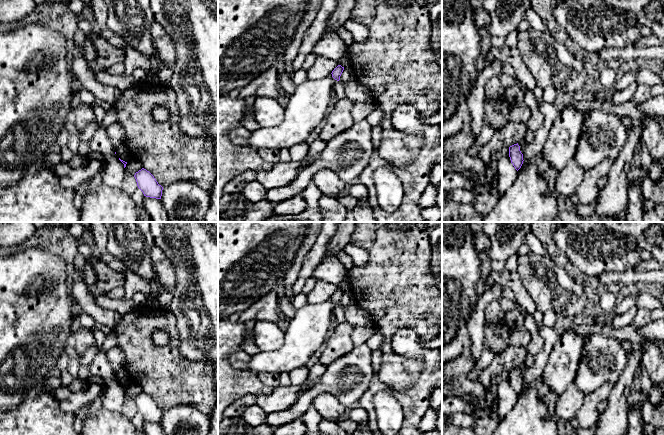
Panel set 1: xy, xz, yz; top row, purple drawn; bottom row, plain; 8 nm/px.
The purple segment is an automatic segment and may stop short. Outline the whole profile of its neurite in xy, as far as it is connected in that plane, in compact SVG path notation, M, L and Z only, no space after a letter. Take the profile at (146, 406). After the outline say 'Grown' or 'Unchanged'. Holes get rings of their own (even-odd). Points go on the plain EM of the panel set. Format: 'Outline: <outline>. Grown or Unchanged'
Outline: M142 392L135 397L134 401L138 412L143 416L144 420L161 423L163 411L158 408L149 395Z. Unchanged

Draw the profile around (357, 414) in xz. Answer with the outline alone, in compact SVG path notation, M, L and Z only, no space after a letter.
M356 405L351 408L348 419L358 424L363 424L366 423L368 420L368 413L362 407Z

